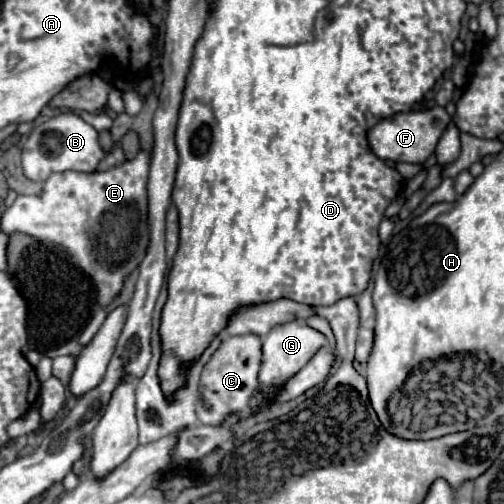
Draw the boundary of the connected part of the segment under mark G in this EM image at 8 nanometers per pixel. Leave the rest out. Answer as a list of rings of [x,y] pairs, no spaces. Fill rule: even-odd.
[[[291,320],[281,326],[275,326],[265,338],[263,338],[263,360],[261,360],[261,372],[259,372],[259,384],[265,388],[269,396],[273,396],[287,378],[297,374],[311,358],[313,354],[327,344],[325,334],[311,328],[303,320]]]

